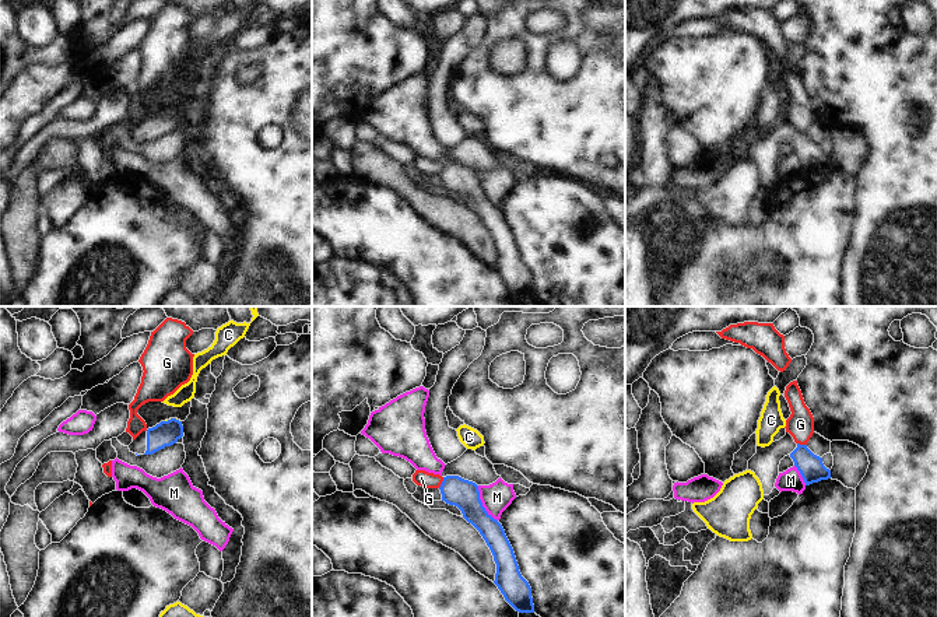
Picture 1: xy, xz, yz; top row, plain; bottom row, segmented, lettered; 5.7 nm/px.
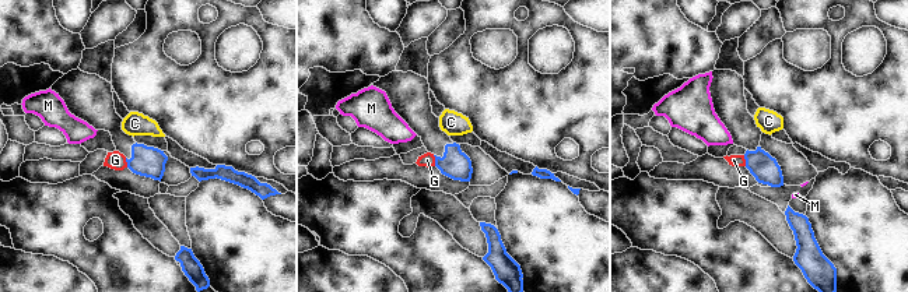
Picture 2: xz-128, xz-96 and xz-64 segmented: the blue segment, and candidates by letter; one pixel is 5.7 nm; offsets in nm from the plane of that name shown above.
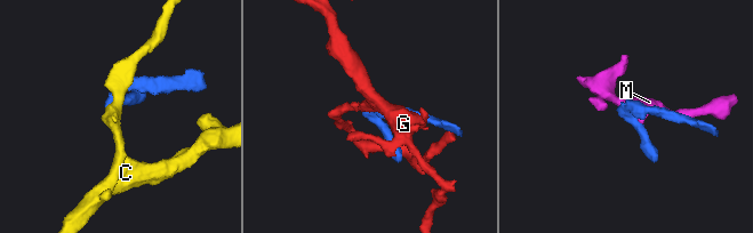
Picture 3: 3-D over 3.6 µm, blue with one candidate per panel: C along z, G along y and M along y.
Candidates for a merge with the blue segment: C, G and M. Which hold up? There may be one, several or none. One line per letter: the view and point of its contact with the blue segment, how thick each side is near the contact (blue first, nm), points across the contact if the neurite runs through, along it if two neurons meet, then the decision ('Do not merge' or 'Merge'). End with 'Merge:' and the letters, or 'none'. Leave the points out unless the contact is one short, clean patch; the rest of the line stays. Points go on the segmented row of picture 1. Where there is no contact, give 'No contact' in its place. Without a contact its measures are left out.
C: Touches blue at xy (168, 420). Thickness 140 nm (blue) against 20 nm. Boundary: xy (171, 419), (165, 421). Do not merge
G: Touches blue at xz (442, 483). Thickness 170 nm (blue) against 90 nm. Do not merge
M: Touches blue at xz (481, 504). Thickness 170 nm (blue) against 170 nm. Boundary: xz (477, 486), (481, 505), (497, 521). Do not merge
Merge: none.

